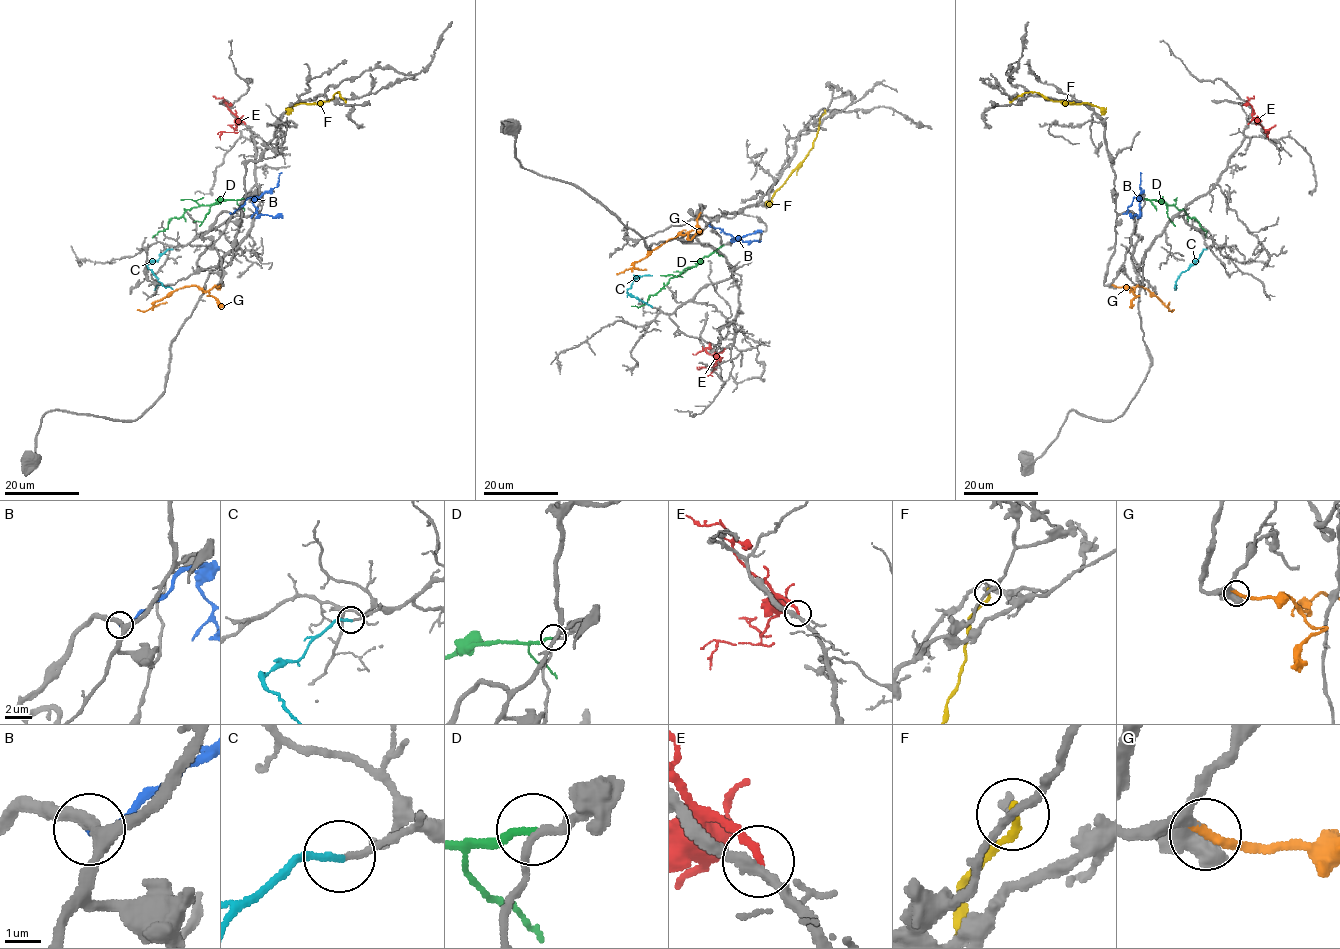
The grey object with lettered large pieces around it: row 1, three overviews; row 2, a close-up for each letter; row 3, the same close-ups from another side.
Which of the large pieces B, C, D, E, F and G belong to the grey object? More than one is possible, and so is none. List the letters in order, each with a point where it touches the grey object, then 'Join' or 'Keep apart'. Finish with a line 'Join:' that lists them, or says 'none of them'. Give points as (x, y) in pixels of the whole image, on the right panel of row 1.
B: Touches grey at (1124, 213). Keep apart
C: Touches grey at (1206, 249). Join
D: Touches grey at (1145, 198). Keep apart
E: Touches grey at (1248, 123). Keep apart
F: Touches grey at (1010, 102). Keep apart
G: Touches grey at (1114, 286). Join
Join: C, G

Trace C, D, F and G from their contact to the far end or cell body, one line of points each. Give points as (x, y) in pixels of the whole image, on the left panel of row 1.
C: (171, 249), (147, 267), (165, 287), (172, 289)
D: (243, 198), (219, 200), (215, 204), (187, 209), (181, 217), (171, 219), (166, 229), (152, 237)
F: (345, 101), (336, 92), (329, 100), (298, 103), (285, 113)
G: (219, 286), (208, 290), (185, 286), (157, 301), (151, 308), (137, 309)

